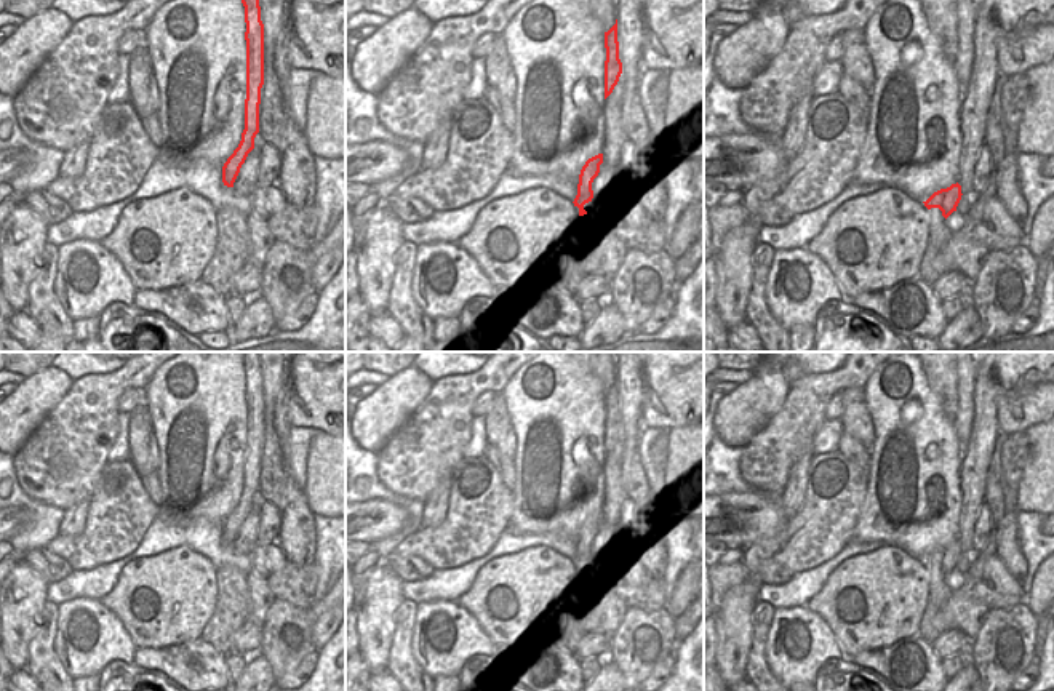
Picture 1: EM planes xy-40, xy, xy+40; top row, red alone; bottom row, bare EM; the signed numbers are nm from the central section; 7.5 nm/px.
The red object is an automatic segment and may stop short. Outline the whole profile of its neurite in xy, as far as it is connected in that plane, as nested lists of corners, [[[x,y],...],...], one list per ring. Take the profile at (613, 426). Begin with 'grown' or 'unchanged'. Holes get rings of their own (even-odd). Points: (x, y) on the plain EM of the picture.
unchanged | [[[617,377],[616,382],[605,390],[605,457],[613,451],[622,432],[622,421],[619,417],[619,400],[617,400]]]

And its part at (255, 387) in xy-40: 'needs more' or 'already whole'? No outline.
already whole

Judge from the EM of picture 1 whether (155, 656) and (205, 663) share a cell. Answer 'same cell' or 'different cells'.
same cell

